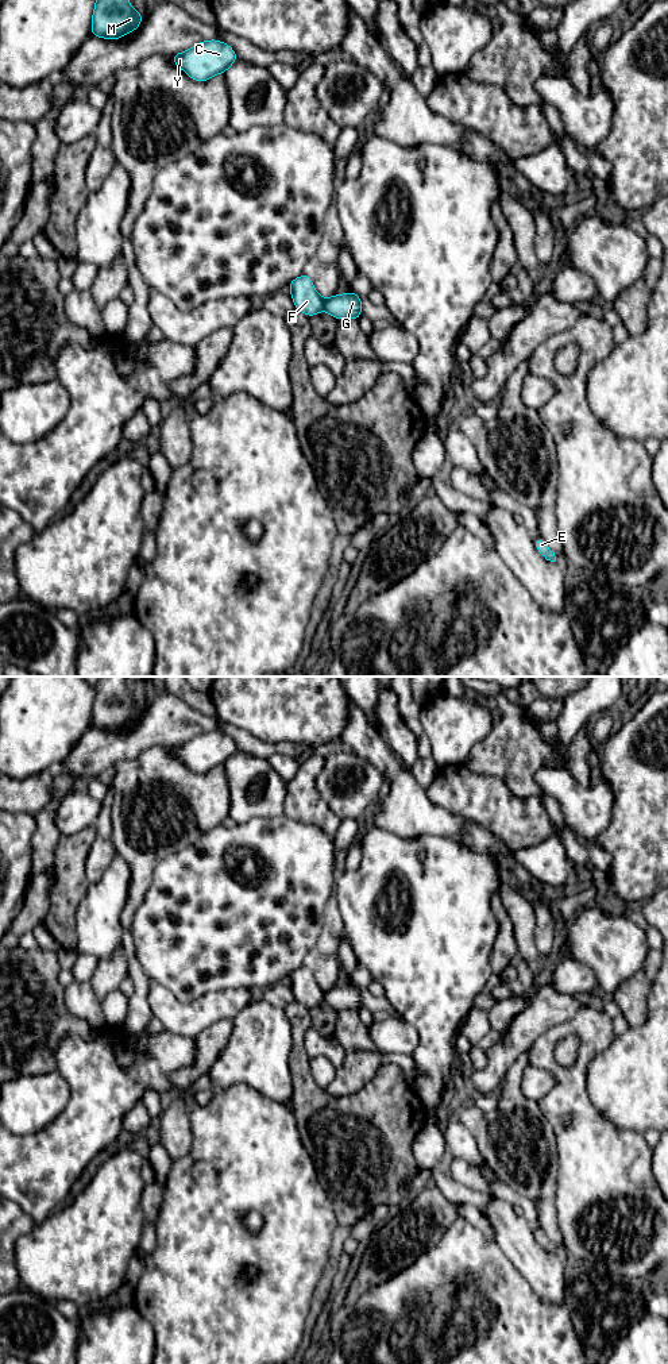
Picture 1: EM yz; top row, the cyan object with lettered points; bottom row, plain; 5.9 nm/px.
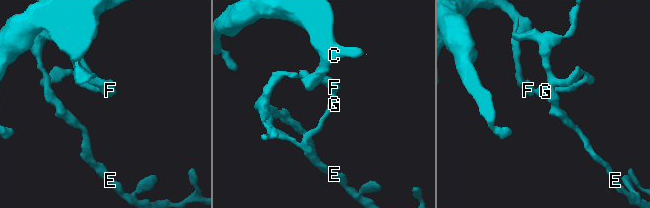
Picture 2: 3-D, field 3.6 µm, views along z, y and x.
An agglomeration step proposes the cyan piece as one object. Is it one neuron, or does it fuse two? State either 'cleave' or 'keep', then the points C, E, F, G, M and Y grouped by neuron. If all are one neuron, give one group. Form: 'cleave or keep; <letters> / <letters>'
cleave; C F M Y / E G

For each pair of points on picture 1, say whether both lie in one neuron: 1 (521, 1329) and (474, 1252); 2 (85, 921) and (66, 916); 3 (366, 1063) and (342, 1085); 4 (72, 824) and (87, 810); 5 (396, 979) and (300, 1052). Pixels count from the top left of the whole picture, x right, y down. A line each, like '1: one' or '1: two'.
1: one
2: two
3: one
4: one
5: two

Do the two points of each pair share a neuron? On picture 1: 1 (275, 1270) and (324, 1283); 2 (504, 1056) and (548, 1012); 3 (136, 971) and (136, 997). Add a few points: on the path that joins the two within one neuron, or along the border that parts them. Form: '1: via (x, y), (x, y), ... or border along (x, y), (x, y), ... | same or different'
1: border along (329, 1252), (308, 1312) | different
2: via (514, 1045), (537, 1022) | same
3: via (138, 978), (139, 990) | same

